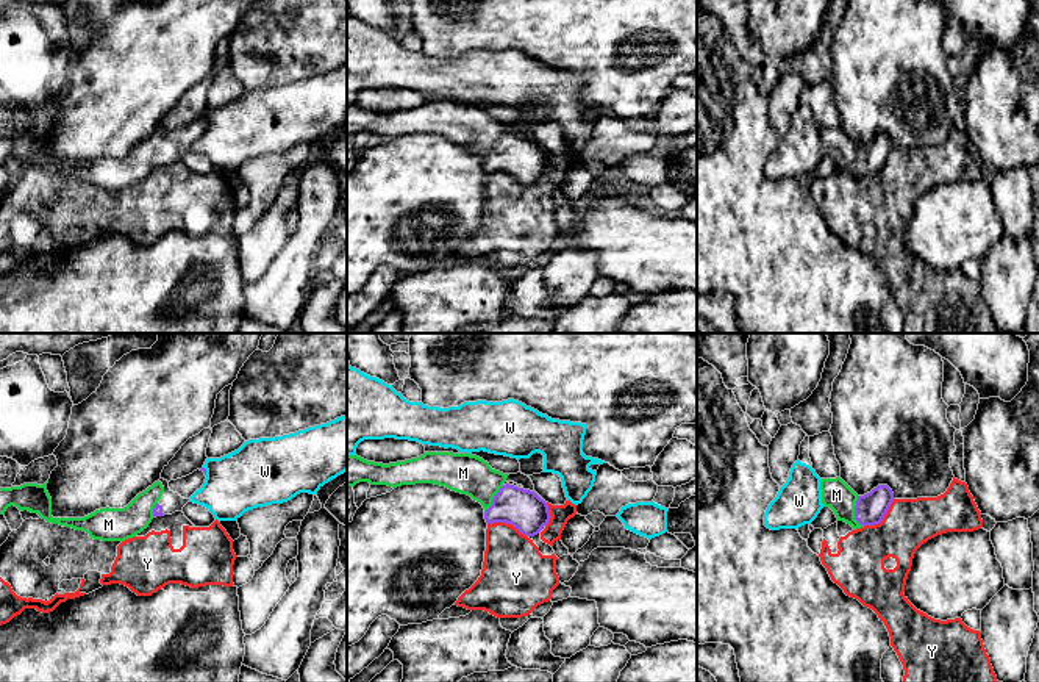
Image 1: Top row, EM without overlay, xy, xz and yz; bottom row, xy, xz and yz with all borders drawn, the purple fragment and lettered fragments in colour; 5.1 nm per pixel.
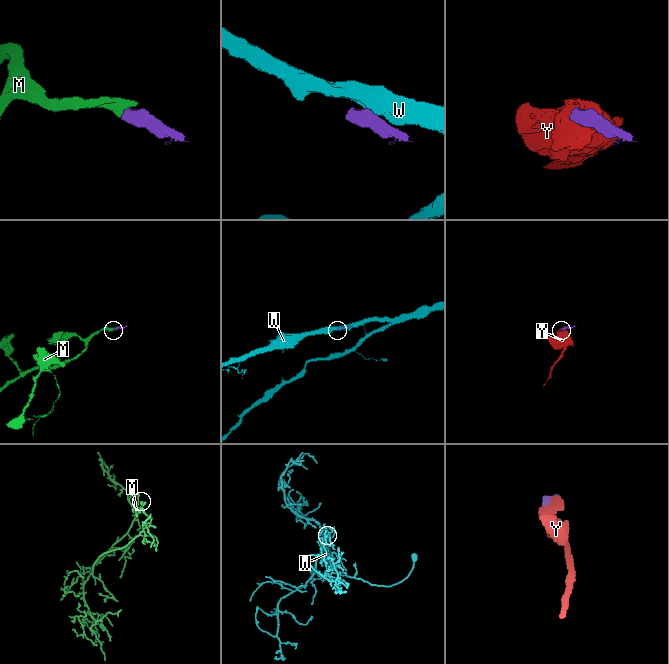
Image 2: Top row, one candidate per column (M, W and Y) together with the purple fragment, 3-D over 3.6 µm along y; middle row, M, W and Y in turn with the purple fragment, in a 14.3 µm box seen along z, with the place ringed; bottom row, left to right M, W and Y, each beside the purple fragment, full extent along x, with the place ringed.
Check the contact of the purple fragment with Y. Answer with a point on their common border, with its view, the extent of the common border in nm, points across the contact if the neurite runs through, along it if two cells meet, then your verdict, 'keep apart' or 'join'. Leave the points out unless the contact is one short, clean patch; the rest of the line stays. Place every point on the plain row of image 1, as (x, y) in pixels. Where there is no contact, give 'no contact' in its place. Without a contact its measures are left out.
xz (508, 172) | 220 nm | keep apart

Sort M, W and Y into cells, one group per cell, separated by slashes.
M / W / Y

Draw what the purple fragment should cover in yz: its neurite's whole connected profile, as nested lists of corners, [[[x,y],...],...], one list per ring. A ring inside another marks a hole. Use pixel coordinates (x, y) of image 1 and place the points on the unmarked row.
[[[841,127],[822,128],[820,139],[822,153],[834,161],[837,170],[850,174],[855,180],[880,174],[894,150],[887,135],[878,135],[870,142],[858,145]]]

